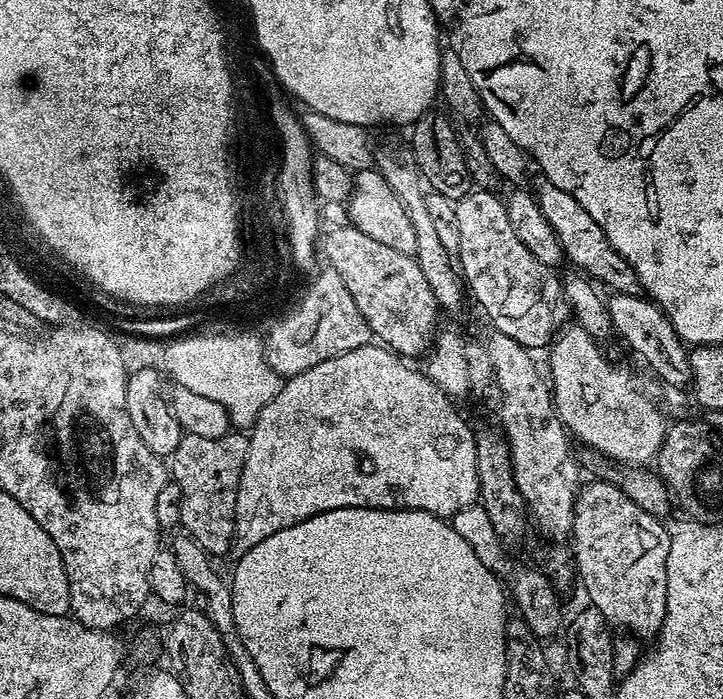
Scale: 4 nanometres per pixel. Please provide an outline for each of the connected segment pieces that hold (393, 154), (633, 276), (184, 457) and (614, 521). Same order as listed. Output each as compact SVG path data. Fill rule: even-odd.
M386 148L379 152L374 158L374 164L378 172L386 178L387 184L394 190L396 196L403 202L404 208L407 210L407 216L410 218L411 225L414 226L414 234L416 240L415 257L422 266L422 272L426 275L426 280L430 284L430 288L434 290L436 303L439 304L443 311L456 312L462 302L466 300L466 288L461 276L457 270L455 261L450 258L450 254L445 246L445 239L438 234L435 229L433 218L426 207L428 201L429 187L425 177L421 174L420 168L415 162L415 155L402 148Z
M543 178L537 180L536 188L534 187L535 198L539 201L542 214L553 227L554 234L560 239L565 257L569 261L572 259L578 266L576 268L586 273L593 281L601 280L606 287L612 288L608 290L613 293L641 295L640 279L634 266L630 266L630 262L626 262L626 258L622 258L622 254L618 254L618 250L610 246L606 234L602 232L602 226L598 226L598 222L594 222L590 214L586 214L582 202L578 202L578 198L574 198L566 190L558 190L554 182Z
M184 434L170 457L171 479L181 488L180 524L192 535L191 543L202 546L213 558L231 553L236 538L238 486L248 457L248 436L236 435L240 436L198 438Z
M599 478L589 479L583 500L576 508L572 523L571 539L576 540L575 571L582 573L588 581L589 593L600 608L607 612L612 626L627 630L639 639L655 639L659 635L662 622L665 621L666 598L669 588L666 586L666 561L670 550L667 525L652 512L644 511L620 488L619 484L610 484Z

